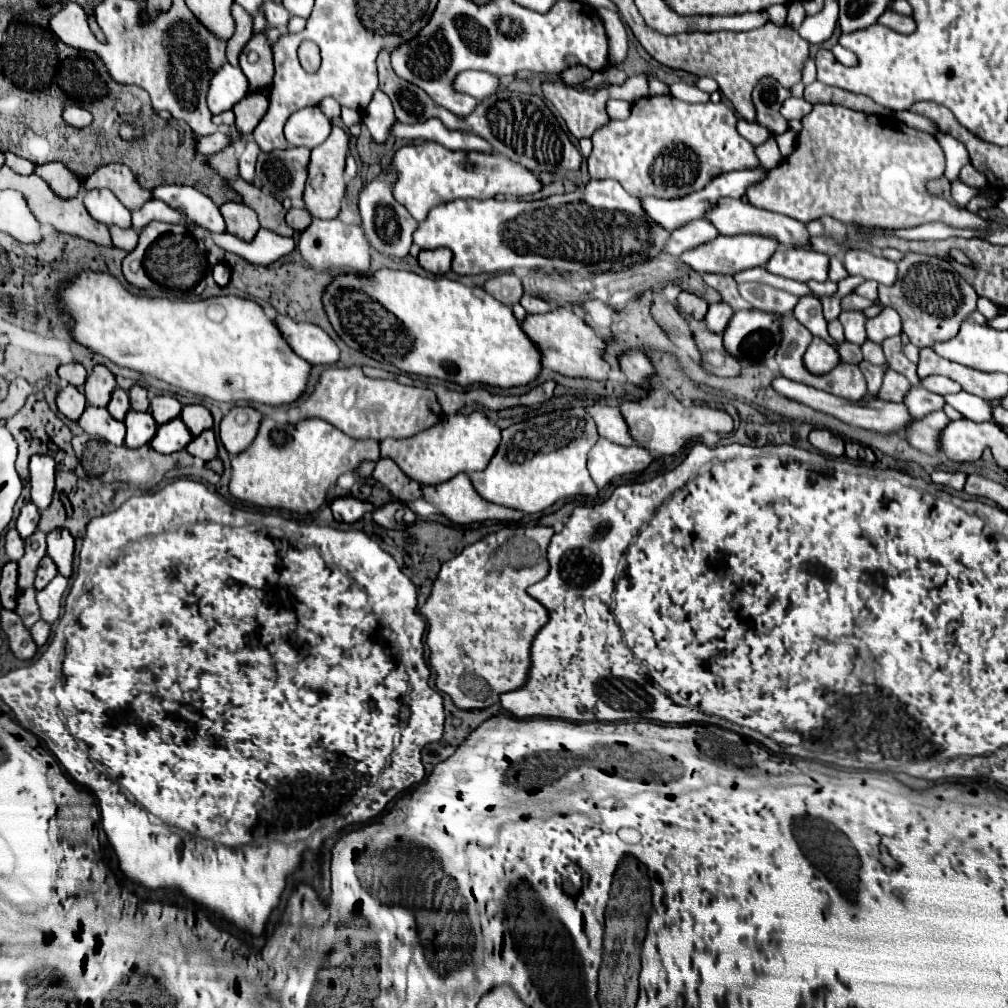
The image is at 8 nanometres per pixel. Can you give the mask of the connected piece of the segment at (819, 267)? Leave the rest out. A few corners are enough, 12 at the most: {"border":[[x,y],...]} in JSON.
{"border":[[777,250],[769,272],[797,282],[827,280],[829,256]]}

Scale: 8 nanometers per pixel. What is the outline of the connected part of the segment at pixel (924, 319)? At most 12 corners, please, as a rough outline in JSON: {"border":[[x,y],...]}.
{"border":[[905,254],[879,286],[917,348],[949,340],[977,292],[937,256]]}

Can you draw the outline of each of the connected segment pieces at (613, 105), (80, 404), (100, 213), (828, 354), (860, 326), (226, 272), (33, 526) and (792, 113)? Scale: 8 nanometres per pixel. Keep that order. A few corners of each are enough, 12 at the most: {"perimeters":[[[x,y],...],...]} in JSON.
{"perimeters":[[[609,100],[607,112],[611,120],[623,120],[631,114],[625,100]],[[75,386],[57,394],[59,412],[79,420],[87,406],[85,394]],[[87,190],[83,202],[93,218],[131,226],[131,212],[109,190]],[[813,337],[803,356],[811,374],[827,374],[839,364],[839,354]],[[841,310],[839,320],[845,338],[863,344],[865,314],[861,310]],[[229,264],[213,266],[213,278],[219,286],[227,286],[231,278]],[[33,502],[21,508],[17,530],[23,540],[37,530],[39,508]],[[787,98],[781,114],[787,120],[801,120],[811,112],[805,98]]]}

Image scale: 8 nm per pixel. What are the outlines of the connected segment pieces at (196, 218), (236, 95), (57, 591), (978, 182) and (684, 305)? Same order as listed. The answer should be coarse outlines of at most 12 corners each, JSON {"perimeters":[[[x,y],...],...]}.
{"perimeters":[[[159,186],[155,198],[199,226],[225,232],[213,200],[191,186]],[[225,64],[211,80],[213,114],[245,98],[249,82],[241,68]],[[57,574],[41,592],[41,618],[53,624],[61,612],[67,578]],[[971,163],[961,169],[960,179],[971,187],[987,186],[985,174]],[[679,294],[683,314],[693,314],[695,320],[703,320],[709,304],[693,294]]]}

